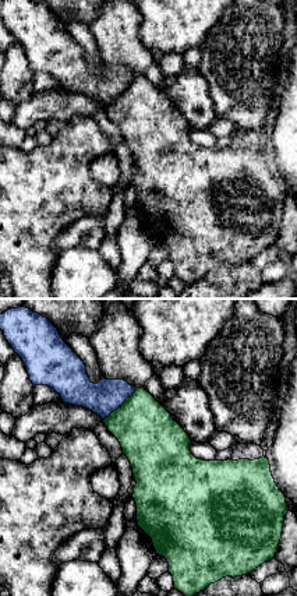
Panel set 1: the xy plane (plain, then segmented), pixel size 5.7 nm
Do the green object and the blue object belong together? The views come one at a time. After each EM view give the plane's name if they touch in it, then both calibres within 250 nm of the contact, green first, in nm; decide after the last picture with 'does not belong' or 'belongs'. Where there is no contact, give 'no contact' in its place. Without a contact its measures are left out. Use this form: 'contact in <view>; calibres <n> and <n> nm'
contact in xy; calibres 340 and 190 nm

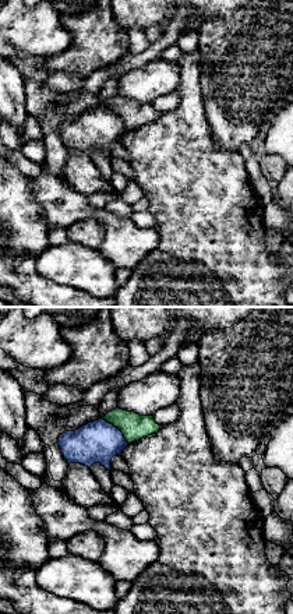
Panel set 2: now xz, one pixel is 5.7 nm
contact in xz; calibres 150 and 240 nm

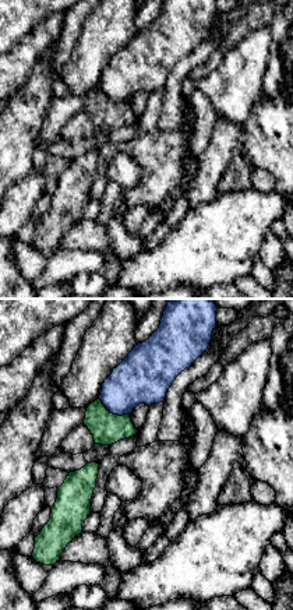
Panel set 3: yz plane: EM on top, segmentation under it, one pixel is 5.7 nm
contact in yz; calibres 180 and 280 nm

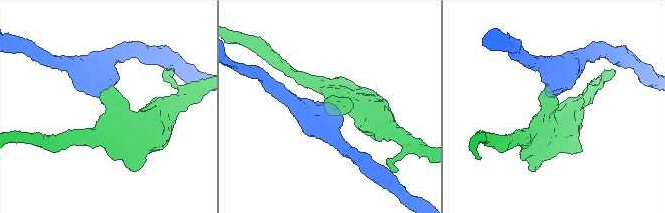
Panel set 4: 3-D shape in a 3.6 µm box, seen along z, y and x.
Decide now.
does not belong

